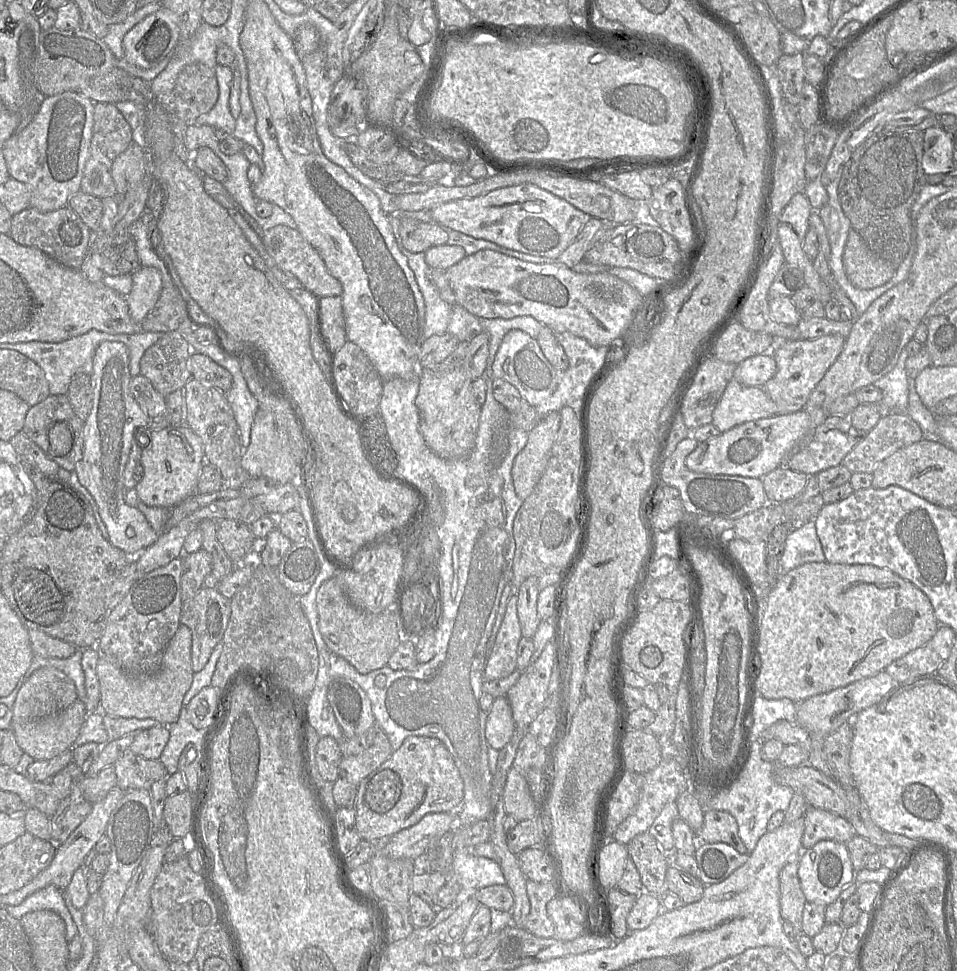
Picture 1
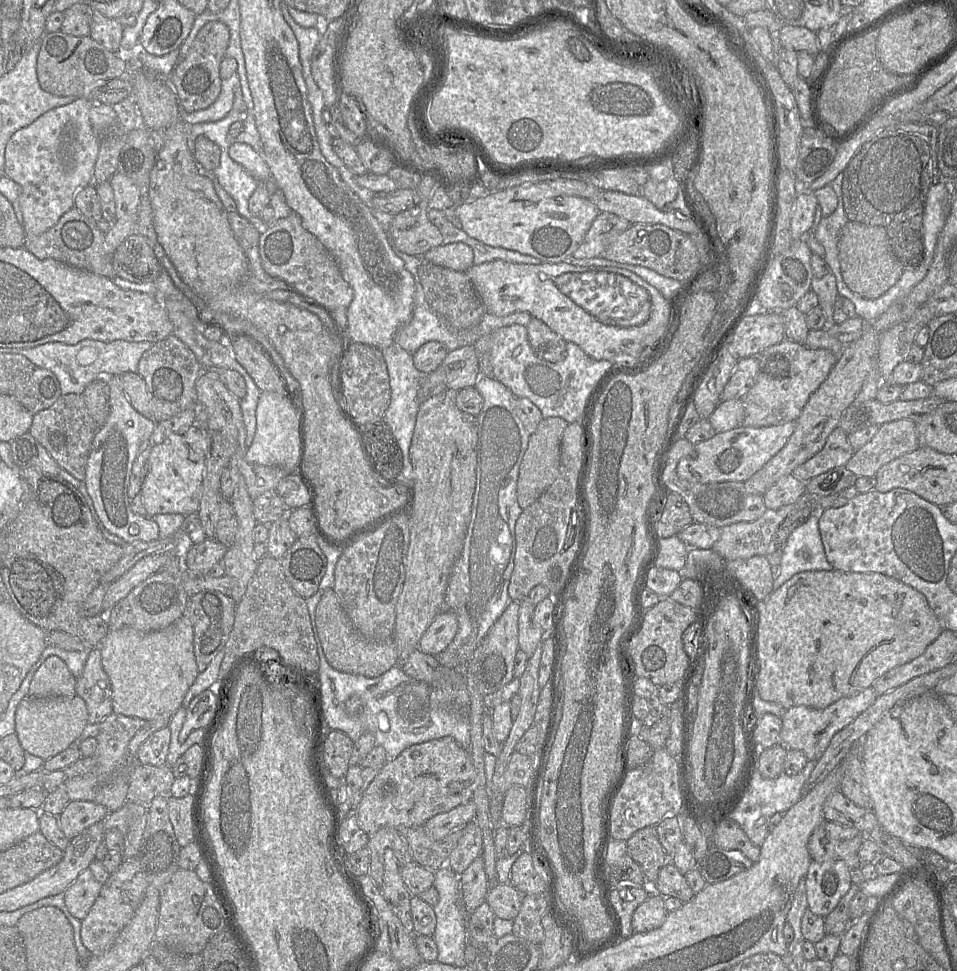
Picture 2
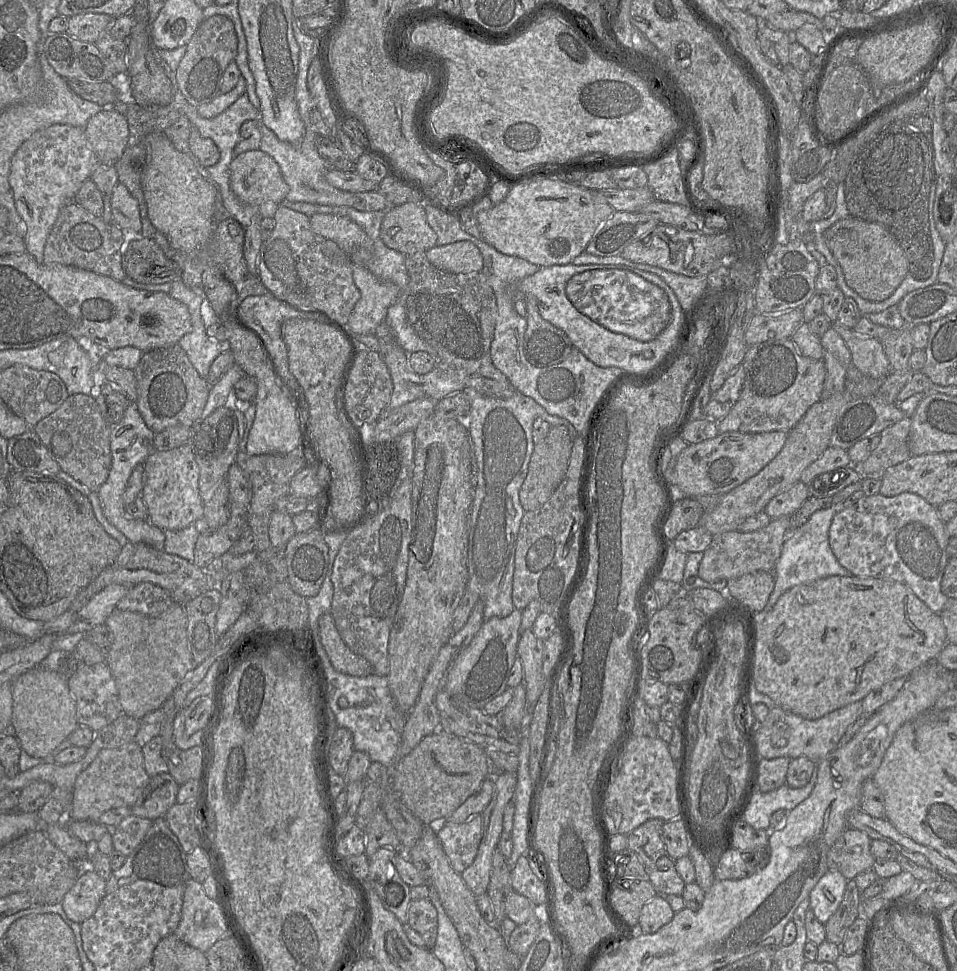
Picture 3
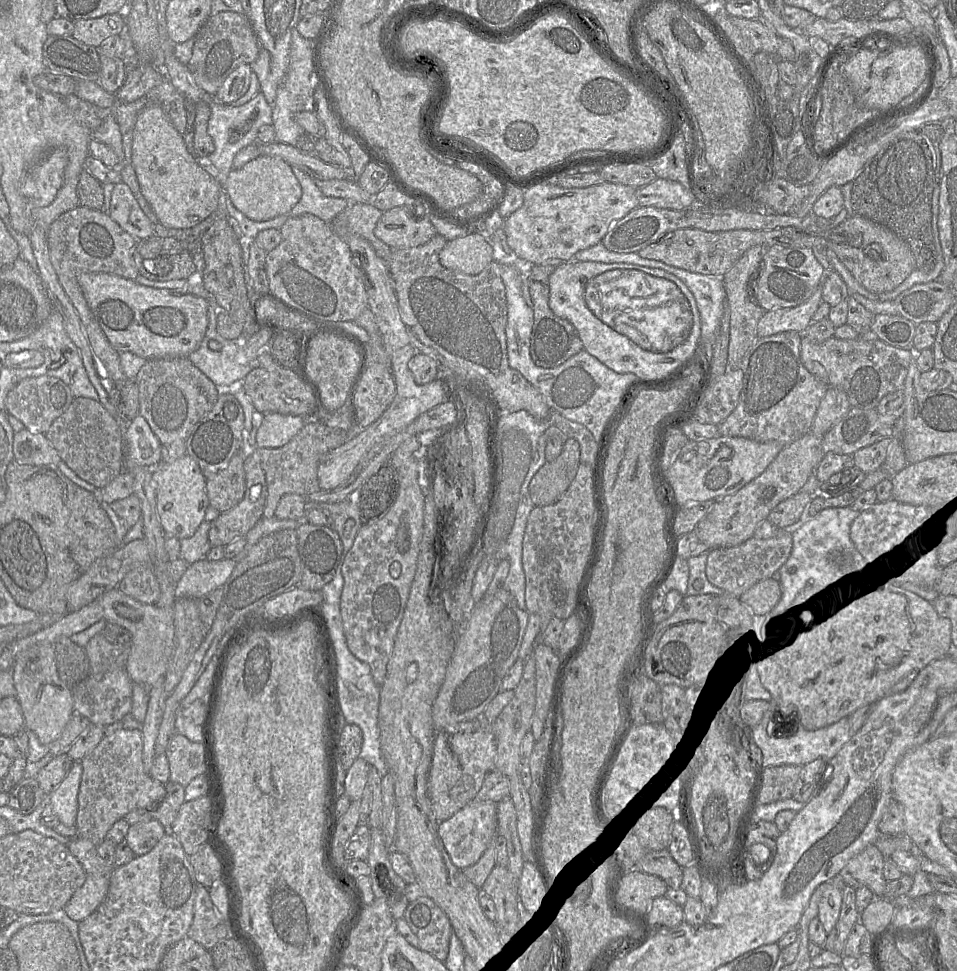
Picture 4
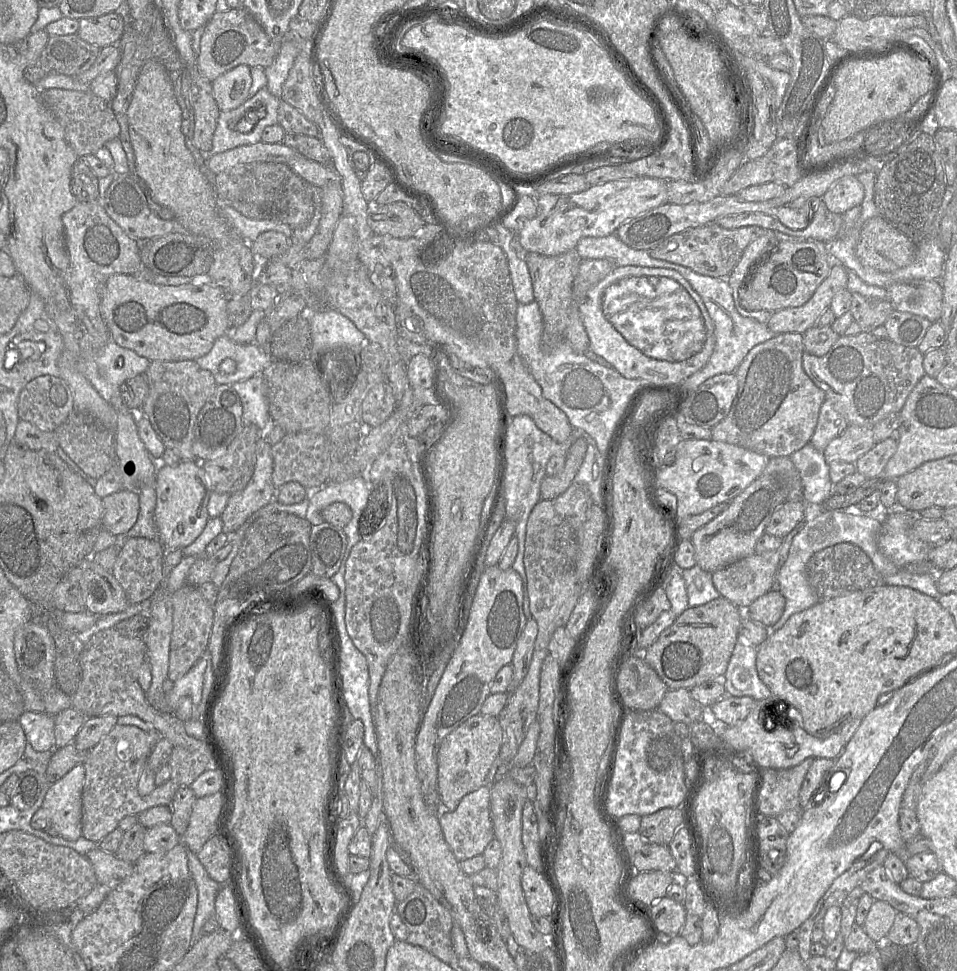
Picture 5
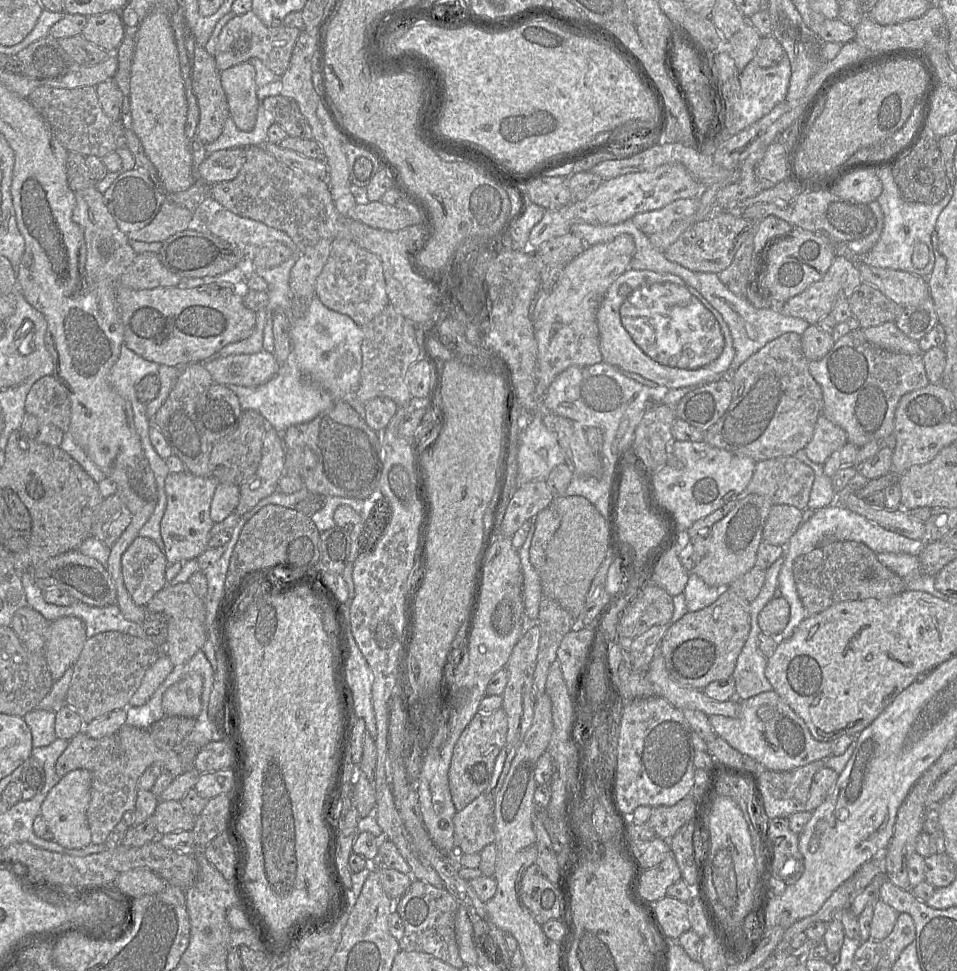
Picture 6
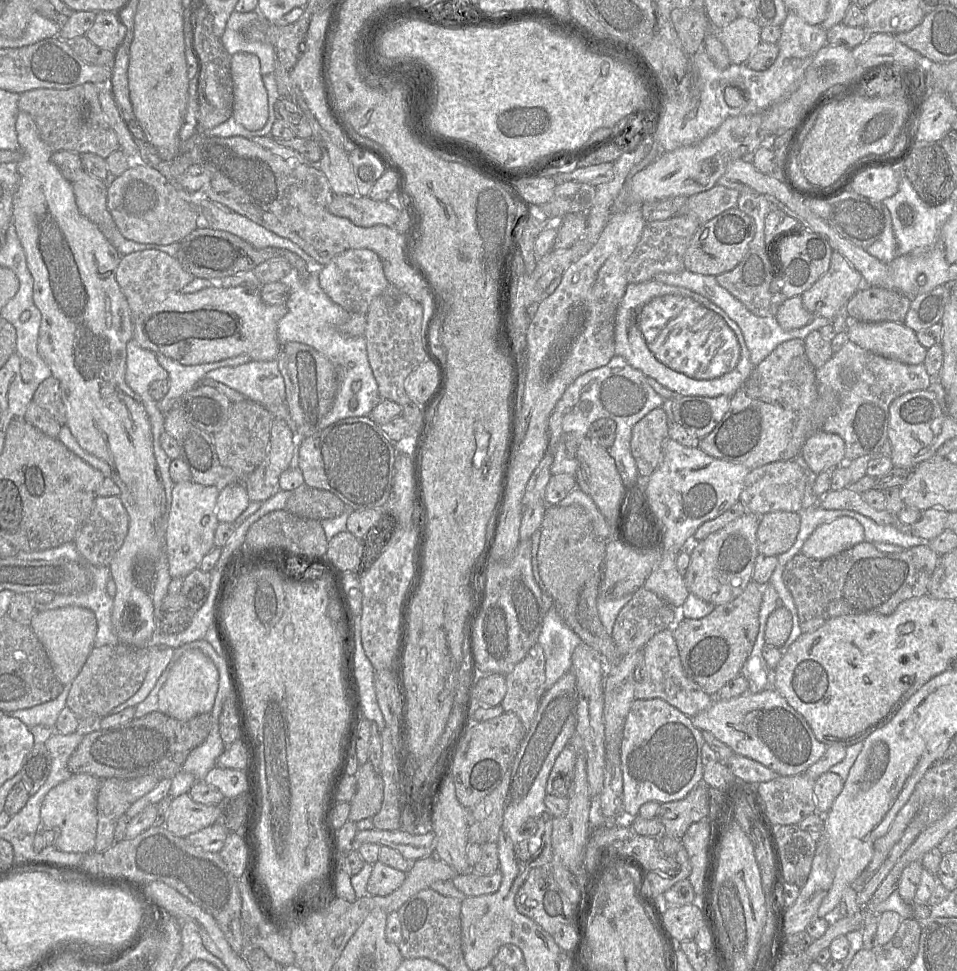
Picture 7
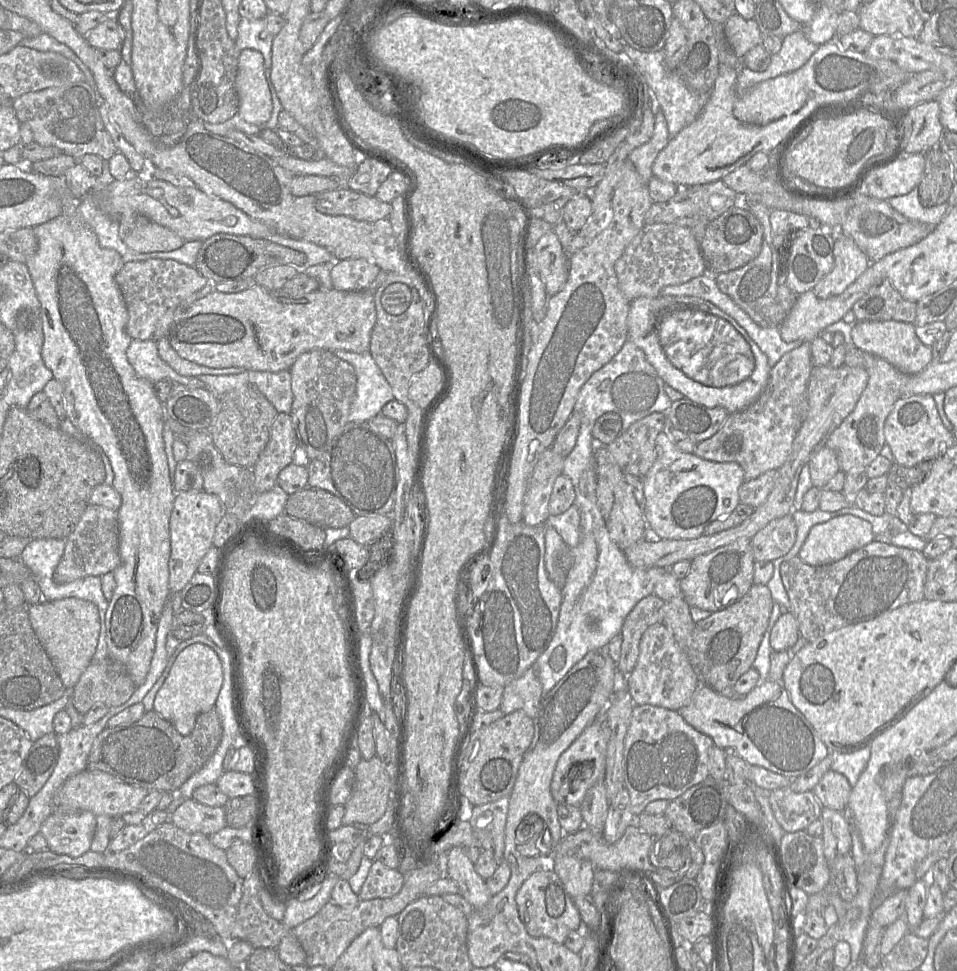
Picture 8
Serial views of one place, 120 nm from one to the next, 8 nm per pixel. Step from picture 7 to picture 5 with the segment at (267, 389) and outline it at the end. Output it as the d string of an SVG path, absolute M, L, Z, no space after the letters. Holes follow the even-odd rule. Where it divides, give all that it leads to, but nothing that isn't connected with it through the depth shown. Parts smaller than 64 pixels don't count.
M228 334L219 337L212 349L198 358L197 365L209 371L218 385L230 385L262 374L274 360L262 348L253 344L239 344Z

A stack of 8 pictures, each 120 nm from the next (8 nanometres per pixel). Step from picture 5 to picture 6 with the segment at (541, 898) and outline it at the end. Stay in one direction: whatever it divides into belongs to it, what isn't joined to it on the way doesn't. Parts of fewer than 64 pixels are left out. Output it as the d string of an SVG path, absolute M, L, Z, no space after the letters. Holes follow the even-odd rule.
M536 863L529 866L522 876L519 899L539 925L551 919L563 919L564 892L548 880Z

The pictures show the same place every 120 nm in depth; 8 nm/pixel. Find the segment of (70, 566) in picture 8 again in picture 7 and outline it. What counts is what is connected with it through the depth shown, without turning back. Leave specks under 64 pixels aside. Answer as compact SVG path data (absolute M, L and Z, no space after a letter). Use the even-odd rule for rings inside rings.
M119 496L97 497L74 544L85 562L95 566L109 566L125 539L128 527L129 517Z

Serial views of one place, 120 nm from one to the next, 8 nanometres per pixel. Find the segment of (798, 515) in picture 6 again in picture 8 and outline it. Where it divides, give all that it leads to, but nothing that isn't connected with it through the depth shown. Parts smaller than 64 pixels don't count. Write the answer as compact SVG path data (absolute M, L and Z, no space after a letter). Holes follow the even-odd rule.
M792 515L771 520L750 539L754 561L774 561L784 556L793 547L796 533Z

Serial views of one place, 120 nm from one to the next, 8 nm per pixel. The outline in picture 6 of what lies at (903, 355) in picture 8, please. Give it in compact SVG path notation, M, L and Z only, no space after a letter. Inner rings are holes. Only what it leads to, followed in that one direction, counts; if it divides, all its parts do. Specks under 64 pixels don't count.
M885 322L863 329L863 333L871 344L882 349L909 355L923 354L918 341L906 336L895 322Z

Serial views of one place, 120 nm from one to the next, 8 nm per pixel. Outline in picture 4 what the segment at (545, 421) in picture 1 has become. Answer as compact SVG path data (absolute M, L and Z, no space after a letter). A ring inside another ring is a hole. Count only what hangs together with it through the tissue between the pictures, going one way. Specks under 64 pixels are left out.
M568 438L560 455L554 461L546 462L529 483L529 495L535 507L556 503L575 478L579 465L579 443Z

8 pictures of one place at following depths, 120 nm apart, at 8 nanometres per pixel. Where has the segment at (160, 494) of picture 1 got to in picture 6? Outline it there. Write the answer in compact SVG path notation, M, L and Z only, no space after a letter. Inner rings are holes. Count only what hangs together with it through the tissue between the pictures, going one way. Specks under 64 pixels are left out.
M186 470L169 473L165 479L166 508L160 524L164 554L168 564L197 559L207 549L213 522L210 505L218 482L213 477L198 477Z

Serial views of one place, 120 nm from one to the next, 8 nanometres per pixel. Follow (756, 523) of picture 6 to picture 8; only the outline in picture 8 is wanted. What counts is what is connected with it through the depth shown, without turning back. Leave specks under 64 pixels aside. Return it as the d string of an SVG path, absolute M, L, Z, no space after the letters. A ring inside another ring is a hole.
M737 540L699 555L690 561L688 574L680 580L682 597L690 607L717 612L736 603L753 583L754 558L750 540Z

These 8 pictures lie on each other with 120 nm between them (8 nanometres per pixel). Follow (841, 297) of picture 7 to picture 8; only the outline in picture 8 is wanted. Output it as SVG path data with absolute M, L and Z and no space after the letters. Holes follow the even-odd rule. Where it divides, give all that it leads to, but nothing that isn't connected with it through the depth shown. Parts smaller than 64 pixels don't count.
M839 231L836 232L833 255L833 269L812 289L820 299L829 299L840 295L871 264L867 255L856 245L853 239Z

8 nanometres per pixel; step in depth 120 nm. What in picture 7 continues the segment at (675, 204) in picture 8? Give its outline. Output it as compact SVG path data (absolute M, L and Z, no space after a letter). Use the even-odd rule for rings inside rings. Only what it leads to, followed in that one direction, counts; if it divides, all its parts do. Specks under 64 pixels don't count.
M719 184L688 197L678 215L696 217L700 225L730 208L737 207L740 192Z

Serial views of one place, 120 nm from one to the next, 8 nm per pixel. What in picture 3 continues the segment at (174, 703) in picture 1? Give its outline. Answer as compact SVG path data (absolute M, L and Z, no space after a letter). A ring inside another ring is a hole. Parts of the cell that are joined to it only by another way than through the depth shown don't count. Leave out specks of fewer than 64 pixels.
M174 603L157 617L115 608L106 619L111 645L106 652L122 712L137 720L159 709L193 668L184 605Z

